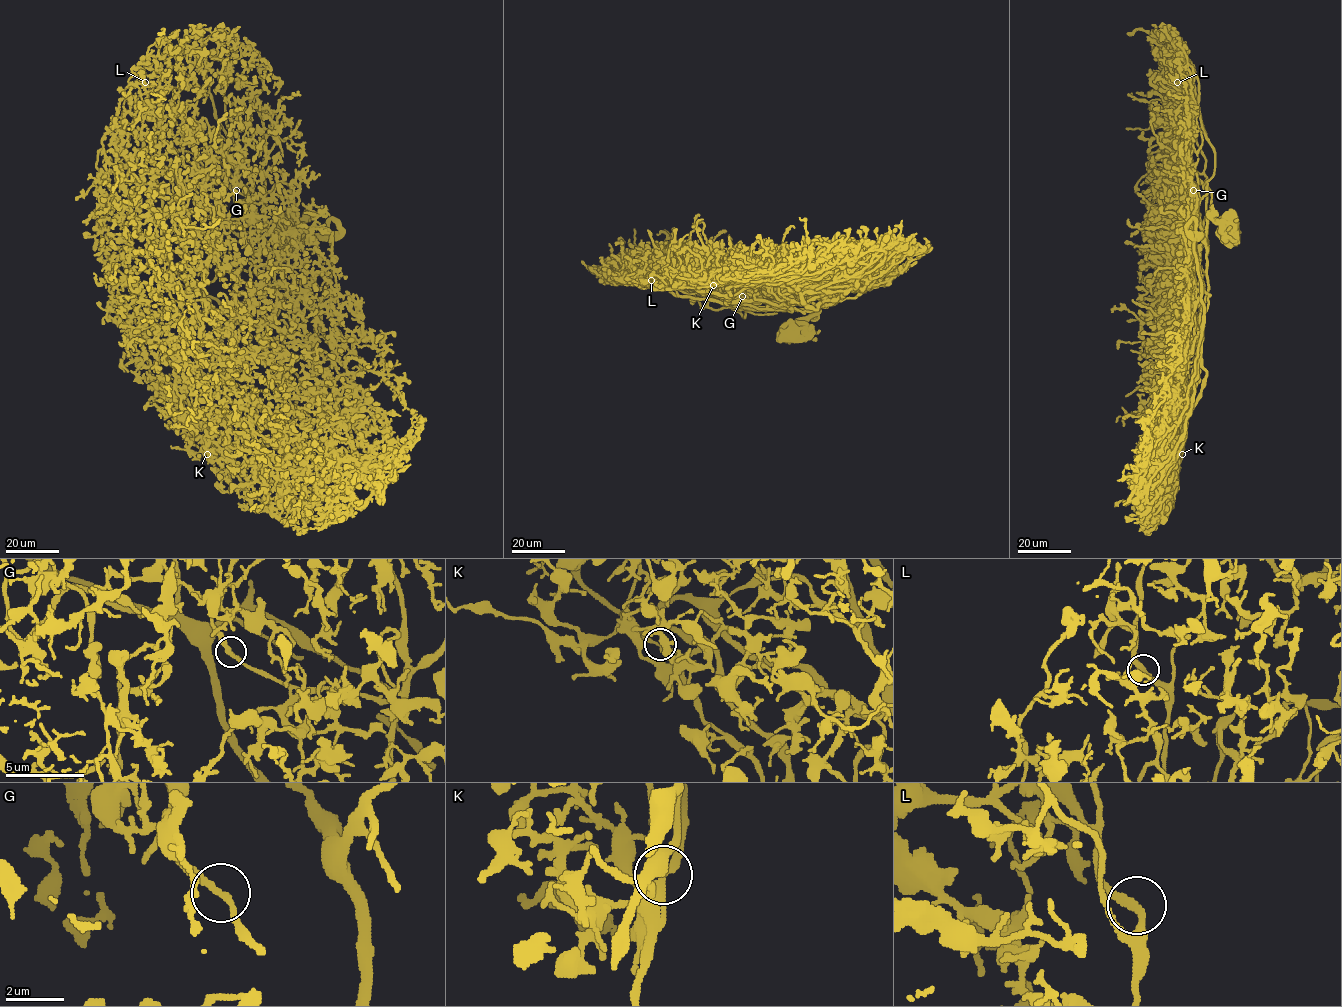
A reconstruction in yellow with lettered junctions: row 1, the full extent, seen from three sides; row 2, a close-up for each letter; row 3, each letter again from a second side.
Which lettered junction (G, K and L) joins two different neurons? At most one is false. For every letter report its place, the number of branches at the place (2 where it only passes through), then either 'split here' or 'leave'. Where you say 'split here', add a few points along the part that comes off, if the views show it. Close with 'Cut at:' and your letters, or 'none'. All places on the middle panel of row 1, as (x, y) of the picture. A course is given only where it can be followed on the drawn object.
G: at (742, 296); 2 branches meet; leave
K: at (713, 285); 2 branches meet; leave
L: at (651, 280); 2 branches meet; leave
Cut at: none

